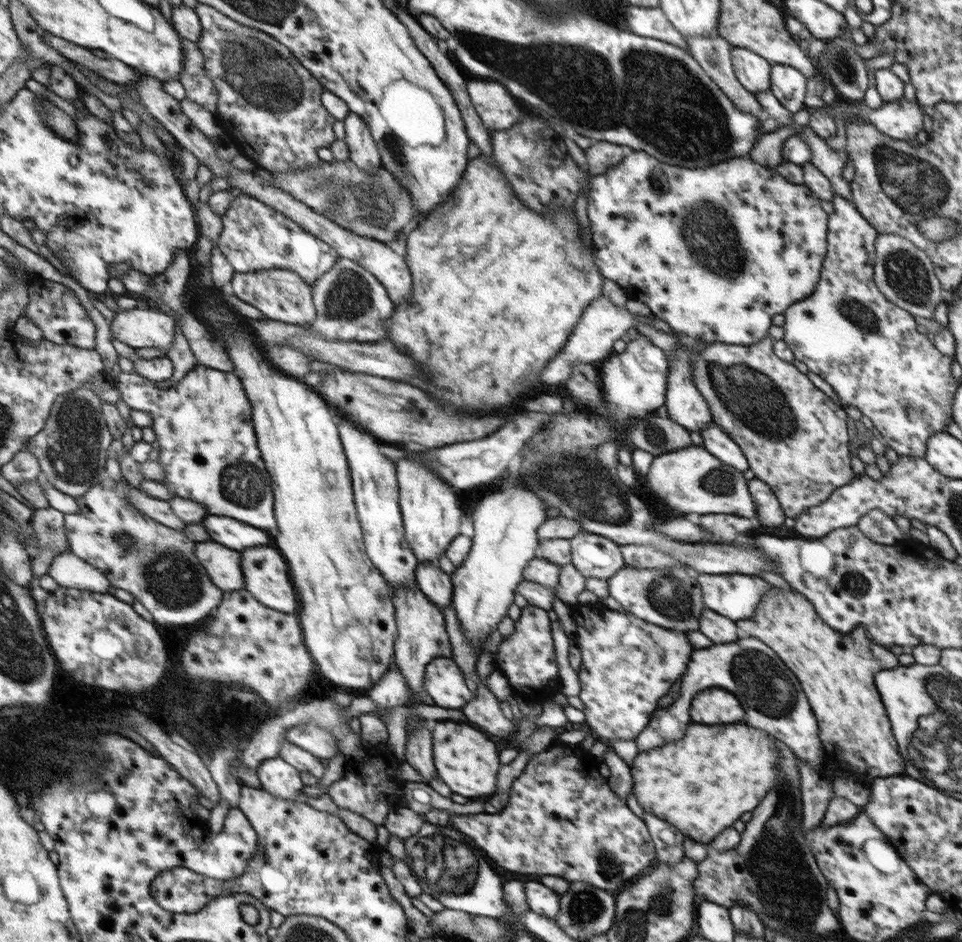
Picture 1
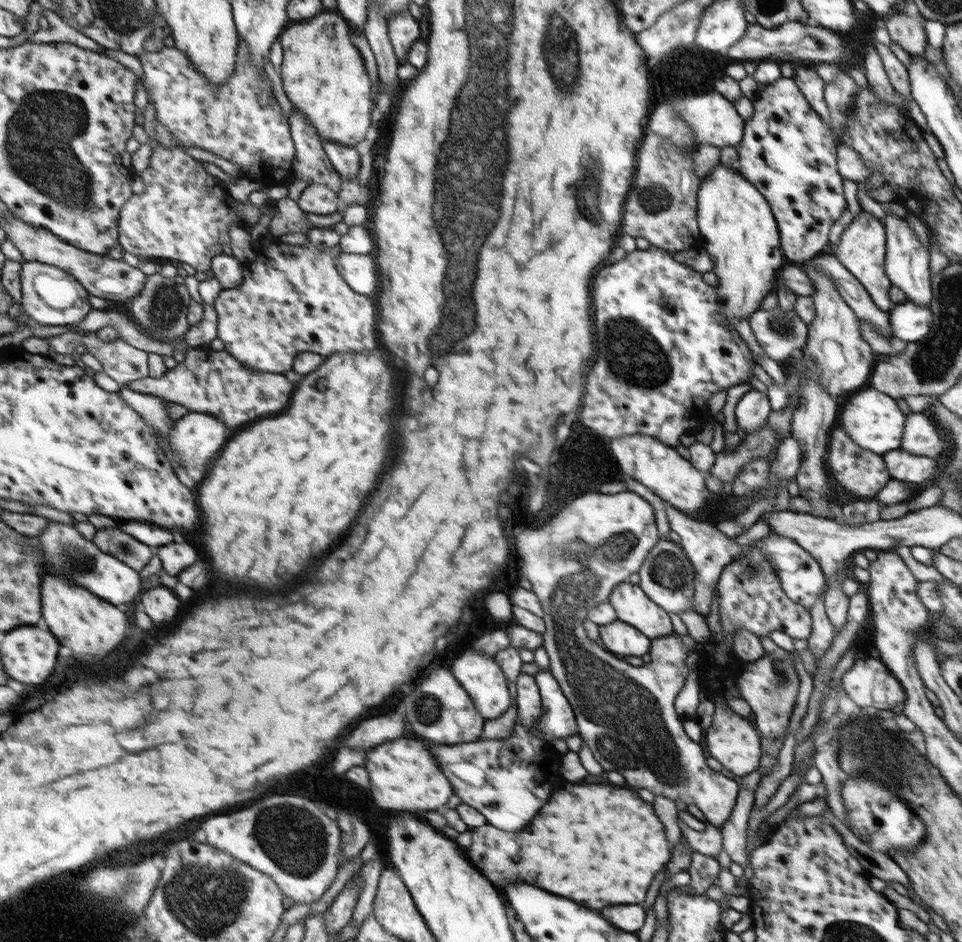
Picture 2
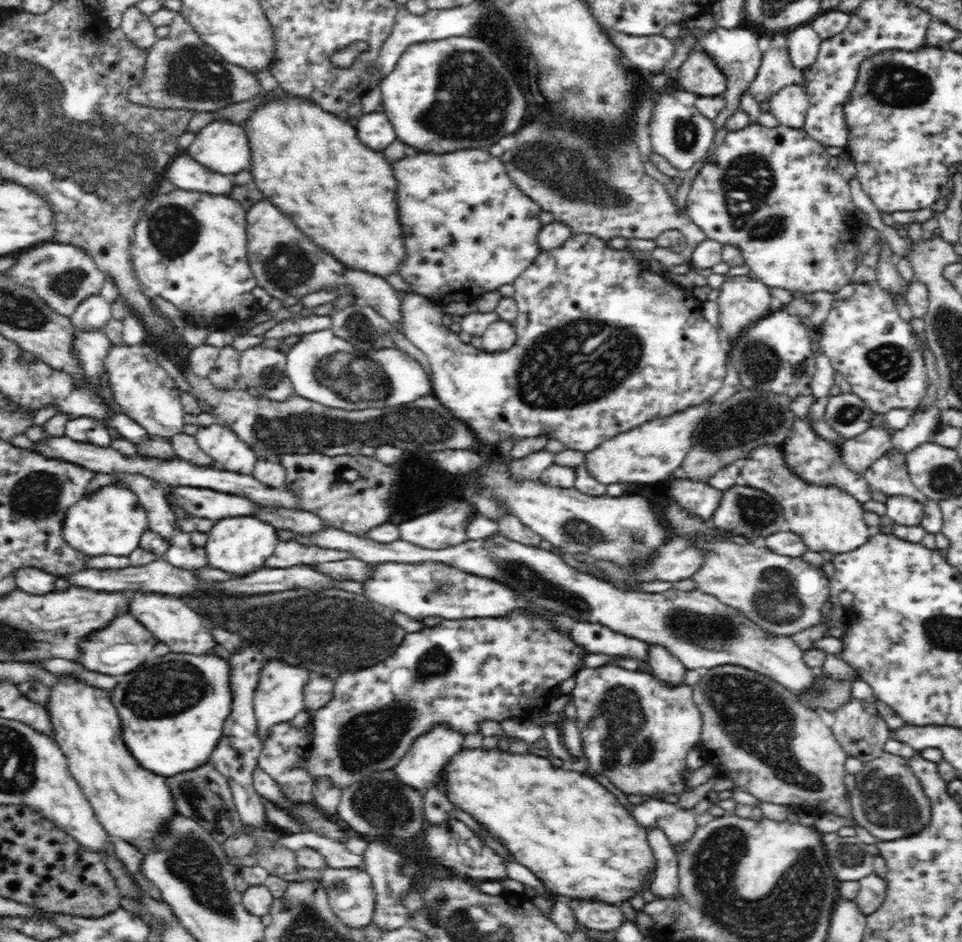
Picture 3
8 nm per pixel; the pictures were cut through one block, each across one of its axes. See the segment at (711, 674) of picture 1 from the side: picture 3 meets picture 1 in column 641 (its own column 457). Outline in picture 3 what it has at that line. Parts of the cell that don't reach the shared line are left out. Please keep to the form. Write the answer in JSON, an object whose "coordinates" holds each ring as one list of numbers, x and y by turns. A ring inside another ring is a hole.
{"coordinates":[[447,726,434,727,428,734,422,735,420,738,414,740,409,751,393,767,396,779,404,787,413,788,422,792,432,788,436,783,440,770,442,770,442,766,448,764,448,760,458,751,462,750,463,738,464,735,452,731]]}

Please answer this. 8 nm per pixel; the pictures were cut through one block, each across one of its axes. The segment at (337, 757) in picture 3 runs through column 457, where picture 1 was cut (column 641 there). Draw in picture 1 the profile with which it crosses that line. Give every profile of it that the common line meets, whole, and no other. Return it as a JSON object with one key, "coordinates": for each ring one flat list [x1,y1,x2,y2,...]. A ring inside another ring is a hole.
{"coordinates":[[579,602,573,604,571,616,578,627,573,643,581,650,582,665,577,675,581,684,579,697,584,702,586,724,596,736,606,740,635,739,654,718,658,700,686,670,686,662,690,660,692,654,692,646,685,636,686,633,661,628,626,610,612,610,599,603,592,606]]}

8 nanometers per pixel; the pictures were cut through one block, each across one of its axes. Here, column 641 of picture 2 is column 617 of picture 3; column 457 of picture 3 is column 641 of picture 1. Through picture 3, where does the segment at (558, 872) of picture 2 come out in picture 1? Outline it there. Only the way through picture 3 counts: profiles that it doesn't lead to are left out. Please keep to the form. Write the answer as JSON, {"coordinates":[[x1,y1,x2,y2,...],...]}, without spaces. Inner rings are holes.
{"coordinates":[[692,724,688,736,684,736,680,744,668,744,668,748,656,748,656,752,639,752,629,768,633,779,632,792,644,811,674,822,676,828,686,834,685,837,708,845,724,828,734,824,734,818,738,820,744,812,752,812,760,804,777,782,778,764,780,754,776,740,764,730,746,724]]}

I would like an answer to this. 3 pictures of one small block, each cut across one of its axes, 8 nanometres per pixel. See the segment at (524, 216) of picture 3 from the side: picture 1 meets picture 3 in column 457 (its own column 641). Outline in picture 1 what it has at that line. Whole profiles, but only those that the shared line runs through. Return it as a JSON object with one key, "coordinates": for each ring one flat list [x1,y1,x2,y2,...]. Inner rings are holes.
{"coordinates":[[634,151,604,174,591,176,587,195,587,215,591,225,593,254,600,272,603,273,603,278,612,279,616,284,626,289,627,296,630,299,646,304,653,315,663,319,672,328,672,334,680,344,668,355,670,362,672,362,672,371,668,372,667,382,666,408,669,418,689,431,700,432,714,422,714,416,711,414,710,404,704,399,703,393,699,391,695,380,692,379,692,365,690,365,692,360,695,359,696,354,701,354,702,349,706,345,712,344,712,342,744,346,758,343,768,337,768,330,772,326,772,316,774,314,784,314,792,304,804,300,806,296,810,296,814,292,826,258,826,222,828,222,828,216,822,210,816,193,812,192,812,189,808,188,807,185,792,184,786,177,780,176,776,169,767,170,752,161,750,157,731,159,715,166,690,170,690,168,664,164,664,162,656,160,646,152]]}

